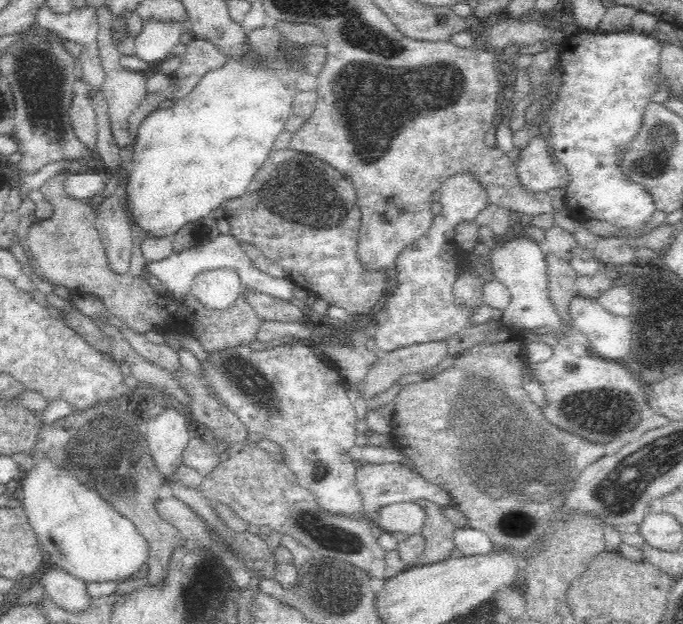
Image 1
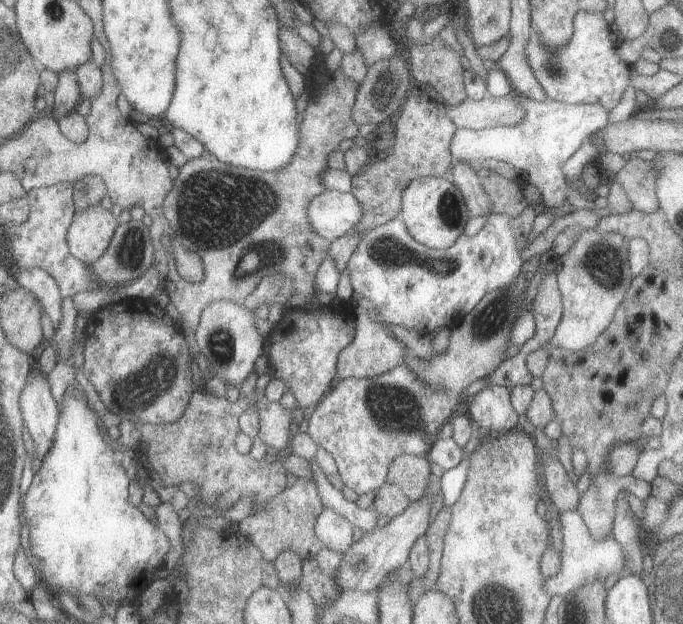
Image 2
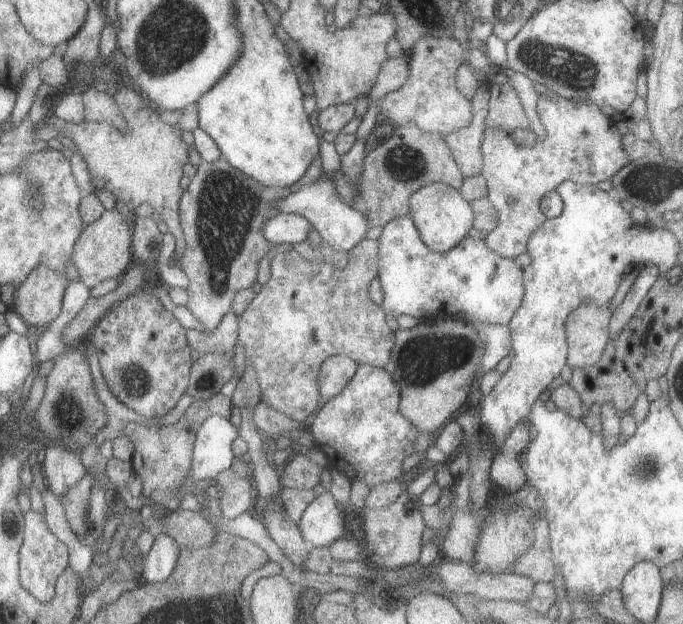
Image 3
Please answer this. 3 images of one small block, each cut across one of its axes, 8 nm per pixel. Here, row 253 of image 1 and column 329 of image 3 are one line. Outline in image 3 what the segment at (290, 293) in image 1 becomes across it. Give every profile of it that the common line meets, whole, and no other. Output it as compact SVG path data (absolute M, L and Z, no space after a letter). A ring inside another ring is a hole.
M325 176L325 178L321 178L319 182L313 182L313 184L315 186L297 190L289 196L283 196L283 198L275 200L273 208L281 214L305 216L309 220L309 224L321 234L321 238L331 246L331 252L355 250L355 246L359 246L359 242L363 242L367 238L367 232L373 228L371 218L365 216L361 210L341 202L339 194L335 190L335 182L329 180L329 176Z

